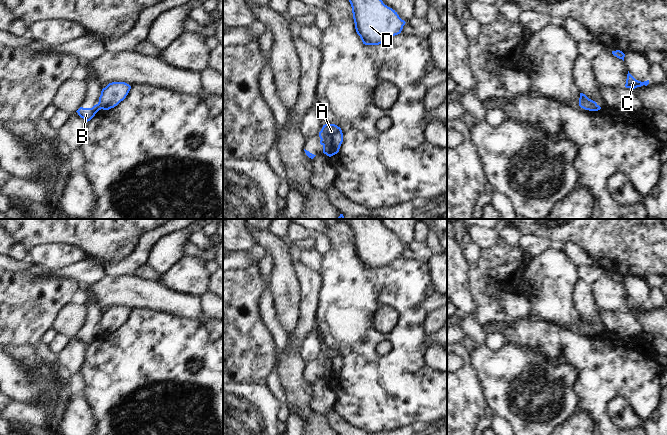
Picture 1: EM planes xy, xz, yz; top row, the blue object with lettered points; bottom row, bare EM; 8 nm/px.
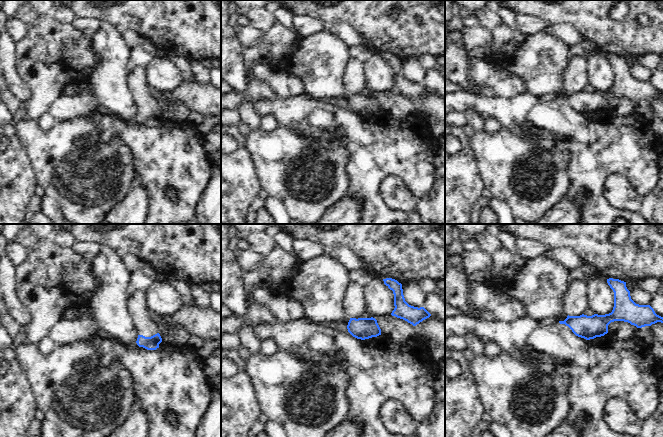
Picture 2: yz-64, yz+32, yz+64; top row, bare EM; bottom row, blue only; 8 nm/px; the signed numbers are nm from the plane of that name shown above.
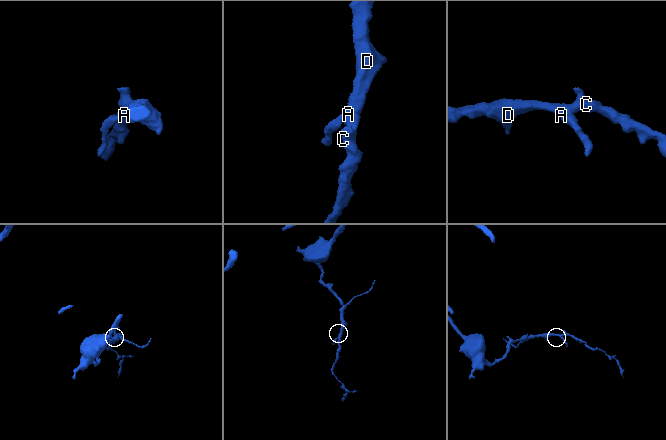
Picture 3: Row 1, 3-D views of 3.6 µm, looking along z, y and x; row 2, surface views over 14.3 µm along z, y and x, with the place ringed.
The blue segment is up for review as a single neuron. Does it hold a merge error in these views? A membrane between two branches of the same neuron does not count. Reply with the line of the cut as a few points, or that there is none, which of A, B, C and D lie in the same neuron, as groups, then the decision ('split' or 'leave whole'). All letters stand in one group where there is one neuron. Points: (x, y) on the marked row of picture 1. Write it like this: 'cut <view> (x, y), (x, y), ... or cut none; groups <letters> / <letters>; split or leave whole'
cut xy (97, 104), (101, 108); groups A C D / B; split

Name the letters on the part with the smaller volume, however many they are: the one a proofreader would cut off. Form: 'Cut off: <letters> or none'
Cut off: B

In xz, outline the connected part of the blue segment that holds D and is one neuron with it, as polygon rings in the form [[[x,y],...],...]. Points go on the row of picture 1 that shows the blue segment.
[[[349,0],[355,29],[365,45],[379,45],[401,33],[405,21],[382,0]]]

